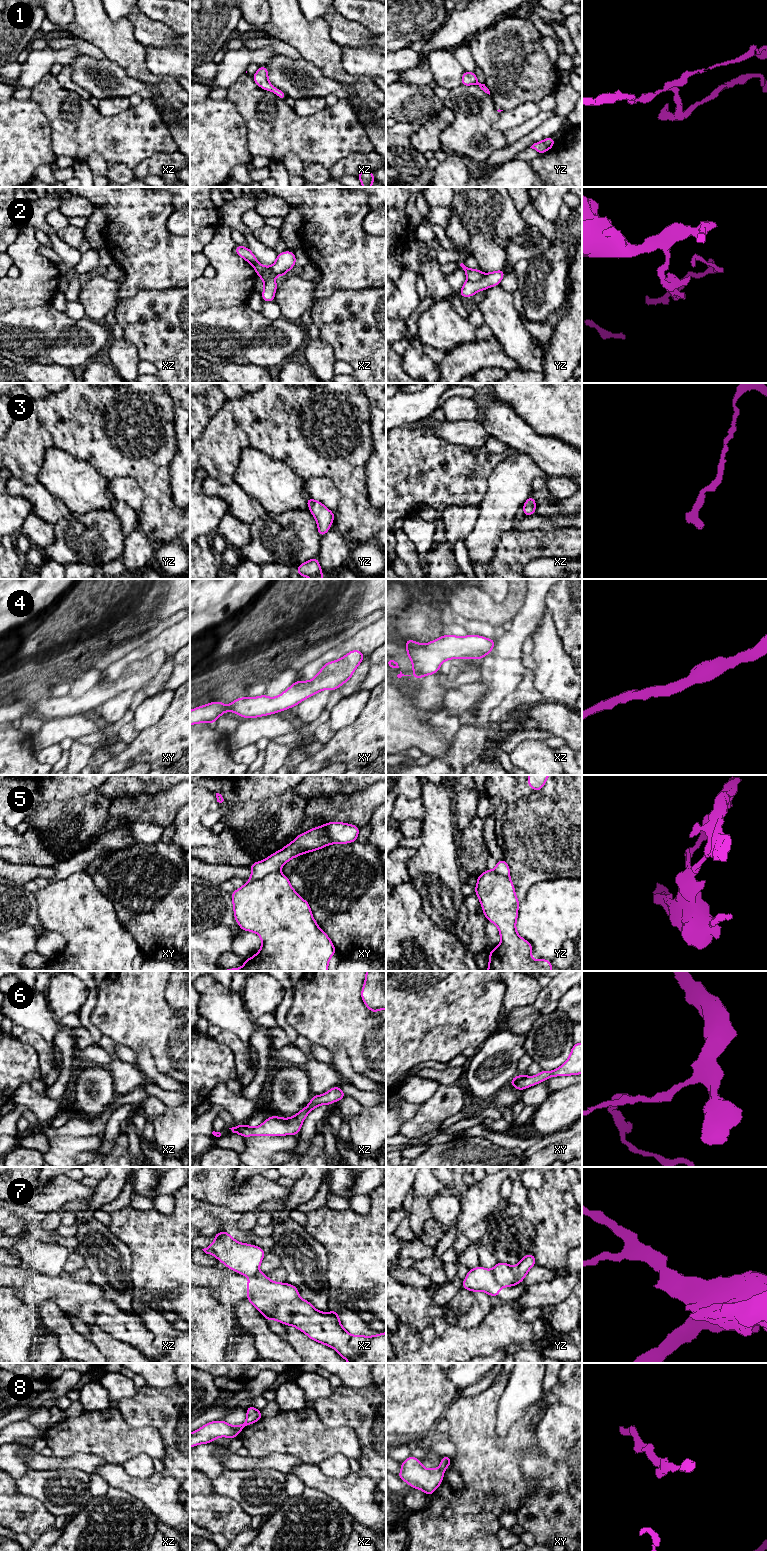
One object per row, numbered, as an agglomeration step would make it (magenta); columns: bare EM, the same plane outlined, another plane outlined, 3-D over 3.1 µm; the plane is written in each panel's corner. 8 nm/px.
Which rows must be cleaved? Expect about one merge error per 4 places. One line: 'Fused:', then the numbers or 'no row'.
Fused: 2, 5, 7

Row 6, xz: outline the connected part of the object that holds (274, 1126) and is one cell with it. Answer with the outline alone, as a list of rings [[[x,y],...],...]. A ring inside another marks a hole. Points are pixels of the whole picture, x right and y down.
[[[339,1086],[331,1088],[329,1091],[322,1095],[313,1095],[309,1104],[300,1110],[291,1118],[281,1118],[272,1115],[265,1120],[258,1127],[252,1128],[248,1125],[236,1125],[232,1128],[233,1133],[237,1133],[242,1137],[248,1136],[284,1136],[284,1135],[297,1135],[300,1132],[301,1126],[306,1116],[319,1105],[330,1105],[347,1096]]]

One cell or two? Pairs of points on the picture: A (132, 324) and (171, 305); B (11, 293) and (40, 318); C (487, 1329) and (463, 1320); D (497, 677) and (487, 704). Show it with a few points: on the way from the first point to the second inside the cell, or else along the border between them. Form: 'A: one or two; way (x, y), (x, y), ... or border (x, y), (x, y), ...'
A: one; way (142, 320), (147, 319), (155, 311), (161, 311)
B: two; border (49, 305), (12, 307), (10, 309)
C: two; border (492, 1307), (474, 1326), (462, 1328), (454, 1322)
D: one; way (497, 684), (493, 697)

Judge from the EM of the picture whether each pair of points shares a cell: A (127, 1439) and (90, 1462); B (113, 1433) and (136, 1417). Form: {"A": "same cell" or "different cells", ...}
{"A": "different cells", "B": "different cells"}

